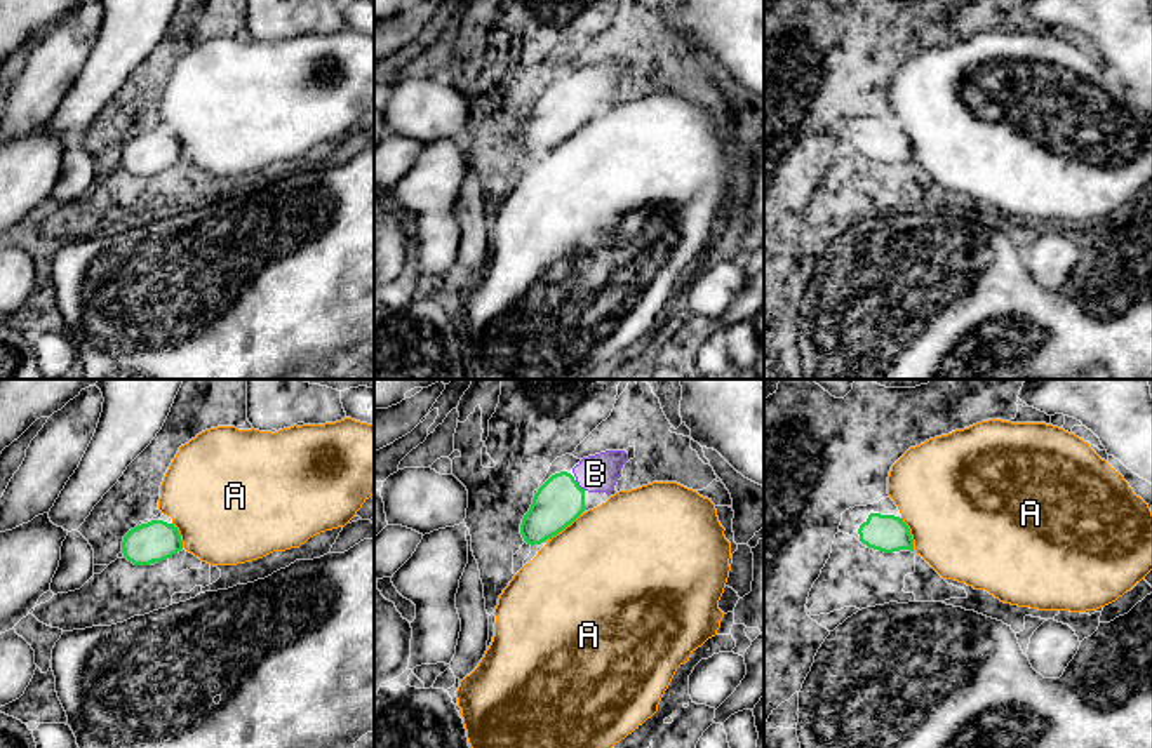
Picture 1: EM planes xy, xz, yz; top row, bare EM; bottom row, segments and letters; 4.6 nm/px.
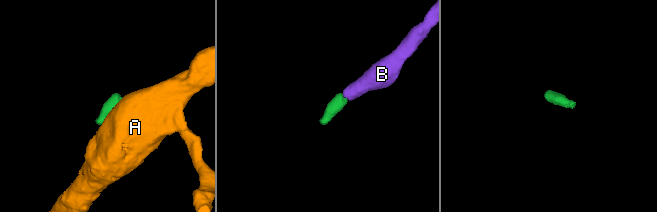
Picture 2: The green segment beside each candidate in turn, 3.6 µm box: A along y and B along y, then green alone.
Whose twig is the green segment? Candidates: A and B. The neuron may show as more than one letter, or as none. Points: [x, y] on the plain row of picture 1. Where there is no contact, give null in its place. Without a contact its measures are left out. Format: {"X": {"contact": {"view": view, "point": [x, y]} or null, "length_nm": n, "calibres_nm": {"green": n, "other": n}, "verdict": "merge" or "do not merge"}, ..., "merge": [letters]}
{"A": {"contact": {"view": "xz", "point": [564, 138]}, "length_nm": 200, "calibres_nm": {"green": 220, "other": 500}, "verdict": "do not merge"}, "B": {"contact": {"view": "xz", "point": [578, 96]}, "length_nm": 70, "calibres_nm": {"green": 220, "other": 180}, "verdict": "merge"}, "merge": ["B"]}

